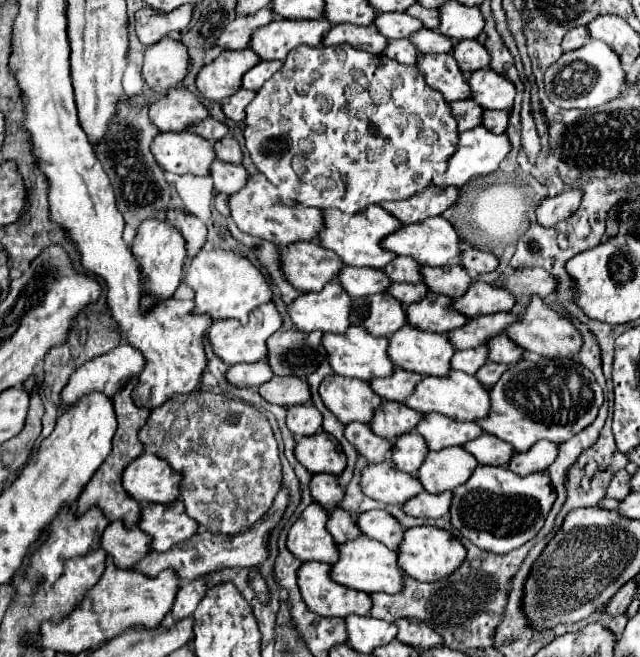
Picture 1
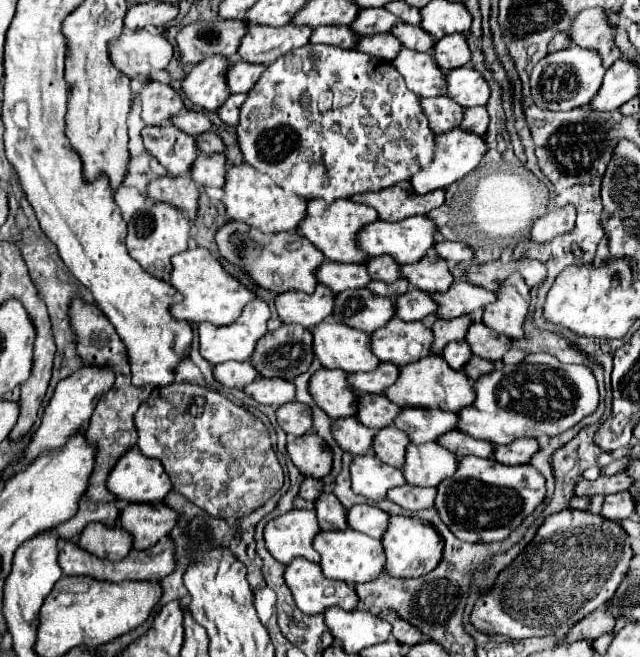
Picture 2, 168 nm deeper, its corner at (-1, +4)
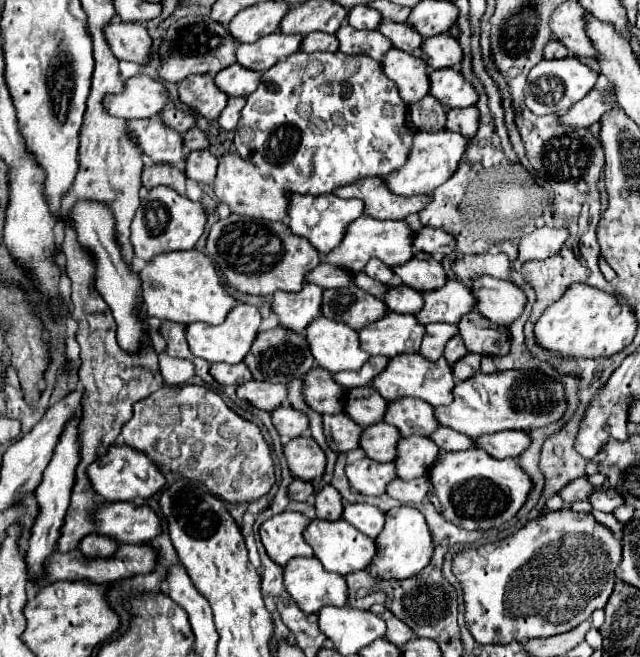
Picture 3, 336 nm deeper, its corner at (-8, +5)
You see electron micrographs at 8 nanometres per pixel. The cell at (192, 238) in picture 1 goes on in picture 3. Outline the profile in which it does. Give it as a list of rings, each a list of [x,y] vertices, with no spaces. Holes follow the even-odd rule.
[[[155,164],[151,168],[143,168],[143,176],[141,176],[143,184],[147,190],[155,188],[155,186],[171,186],[173,190],[177,190],[181,196],[185,196],[185,186],[187,186],[187,176],[183,174],[181,168],[177,166],[169,166],[169,164]]]

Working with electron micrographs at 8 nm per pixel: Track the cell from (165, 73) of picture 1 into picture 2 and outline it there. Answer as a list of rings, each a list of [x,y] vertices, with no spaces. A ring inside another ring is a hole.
[[[146,29],[122,33],[108,43],[108,51],[112,63],[128,79],[144,79],[150,71],[162,71],[174,55],[172,45],[160,33]]]

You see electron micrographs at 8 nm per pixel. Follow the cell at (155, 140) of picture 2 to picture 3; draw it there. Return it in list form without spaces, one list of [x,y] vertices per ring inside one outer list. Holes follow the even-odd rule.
[[[145,118],[131,120],[129,130],[133,132],[143,154],[151,156],[155,162],[179,164],[185,162],[187,152],[183,150],[183,138],[169,126],[163,126],[161,120]]]

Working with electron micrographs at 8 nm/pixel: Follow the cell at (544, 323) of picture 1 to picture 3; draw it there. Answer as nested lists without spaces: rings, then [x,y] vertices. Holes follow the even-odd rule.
[[[493,276],[477,278],[473,282],[473,292],[475,298],[479,298],[479,312],[503,328],[519,318],[527,304],[527,294],[523,288],[515,286],[509,280],[499,280]]]

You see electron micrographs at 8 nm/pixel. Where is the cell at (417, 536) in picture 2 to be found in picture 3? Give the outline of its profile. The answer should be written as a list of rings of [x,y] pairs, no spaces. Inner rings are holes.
[[[397,506],[385,514],[385,528],[379,534],[377,556],[371,562],[369,572],[375,578],[411,578],[419,574],[433,558],[433,536],[425,524],[425,516],[413,506]]]

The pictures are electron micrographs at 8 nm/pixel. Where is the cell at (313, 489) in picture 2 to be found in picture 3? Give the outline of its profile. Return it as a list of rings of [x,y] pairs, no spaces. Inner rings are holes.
[[[295,478],[289,486],[289,498],[291,500],[309,500],[313,496],[313,484],[311,482],[303,482],[299,478]]]

